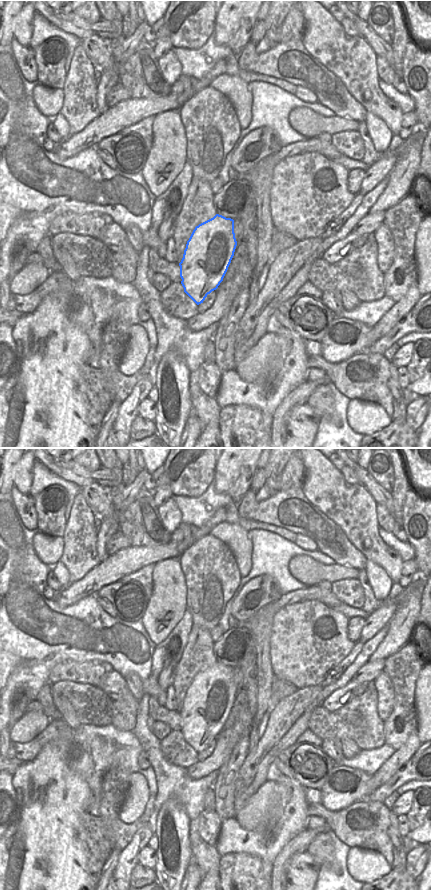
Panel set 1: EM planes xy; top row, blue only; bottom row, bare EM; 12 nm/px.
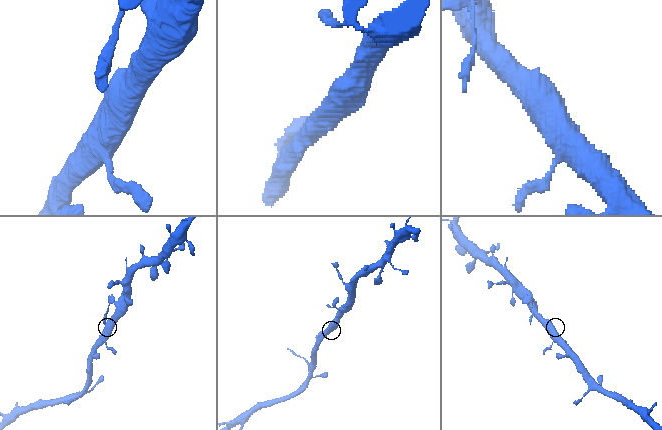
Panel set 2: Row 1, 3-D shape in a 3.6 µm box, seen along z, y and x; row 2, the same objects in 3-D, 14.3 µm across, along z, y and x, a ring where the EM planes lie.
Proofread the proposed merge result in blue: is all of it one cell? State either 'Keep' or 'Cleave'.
Keep.

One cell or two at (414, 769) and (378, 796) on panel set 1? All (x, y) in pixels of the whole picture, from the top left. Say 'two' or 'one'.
one

